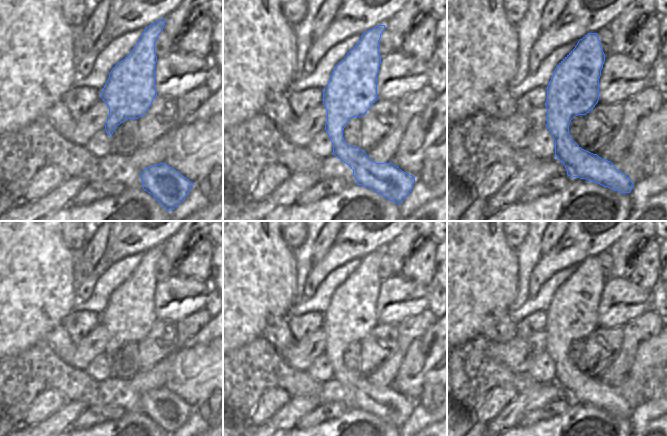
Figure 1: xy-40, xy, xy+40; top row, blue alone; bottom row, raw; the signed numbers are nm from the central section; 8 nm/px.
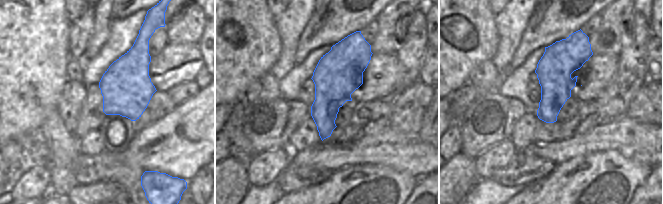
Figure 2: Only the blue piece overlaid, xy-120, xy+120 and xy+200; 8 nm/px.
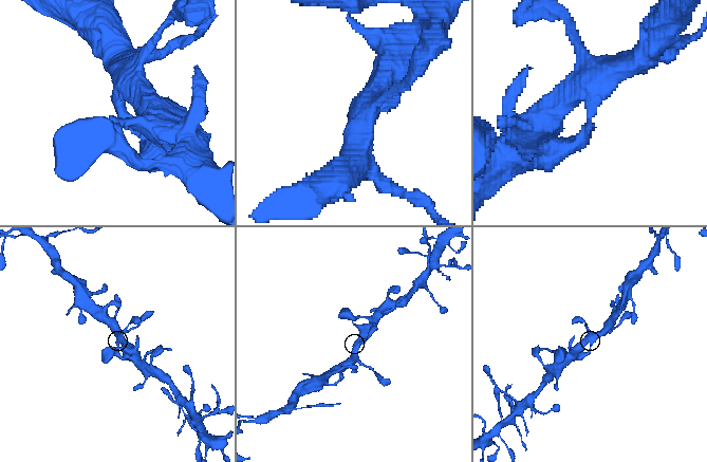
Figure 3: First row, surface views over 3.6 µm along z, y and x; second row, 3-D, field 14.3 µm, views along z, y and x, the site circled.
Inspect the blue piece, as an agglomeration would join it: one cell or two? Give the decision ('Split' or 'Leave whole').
Leave whole

